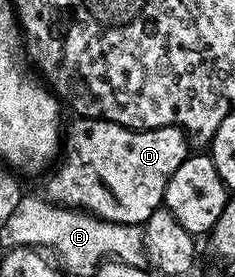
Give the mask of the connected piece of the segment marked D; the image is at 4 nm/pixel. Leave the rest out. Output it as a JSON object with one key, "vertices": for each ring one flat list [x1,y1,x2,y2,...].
{"vertices":[[77,117,70,125,68,122,64,130,63,152,59,157,61,166,48,174,50,177,45,181,44,196,70,209,84,209,86,213,93,213,104,221,141,225,155,210,162,208,171,175,175,175,178,167,190,156,188,144,185,130,175,125,158,129,128,129,110,121,99,121,96,117]]}

